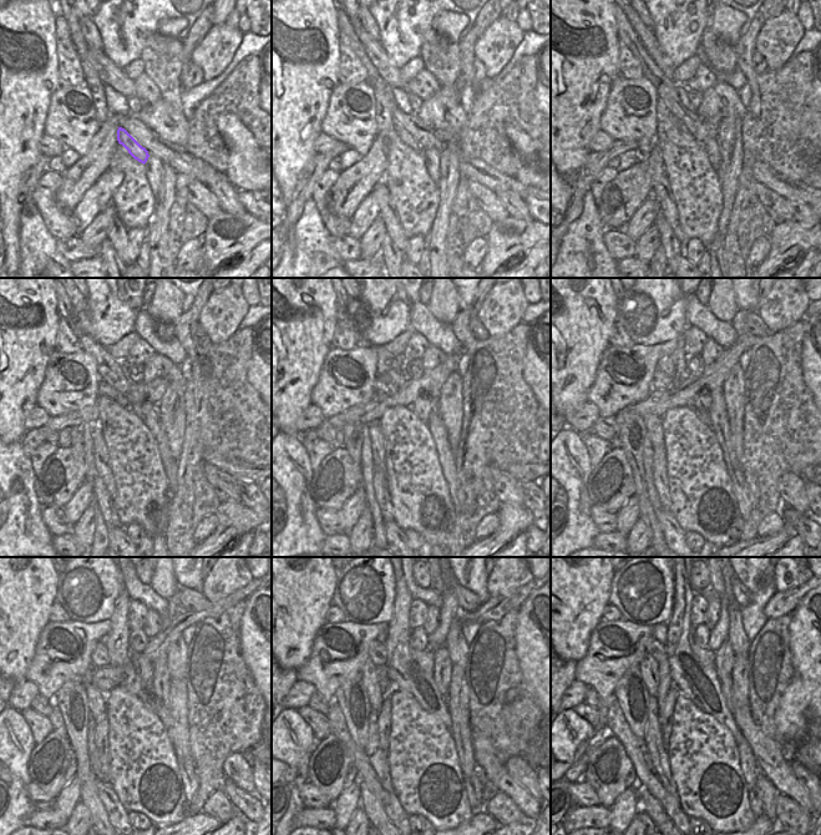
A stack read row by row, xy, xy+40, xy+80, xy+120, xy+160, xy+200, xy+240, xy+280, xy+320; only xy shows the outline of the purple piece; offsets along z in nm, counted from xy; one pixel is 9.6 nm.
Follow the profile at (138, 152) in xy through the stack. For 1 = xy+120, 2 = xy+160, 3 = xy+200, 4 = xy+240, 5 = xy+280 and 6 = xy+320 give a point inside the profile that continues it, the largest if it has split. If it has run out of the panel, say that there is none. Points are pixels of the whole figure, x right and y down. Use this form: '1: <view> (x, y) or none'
1: xy+120 (105, 389)
2: xy+160 (381, 384)
3: xy+200 (660, 380)
4: xy+240 (100, 658)
5: xy+280 (378, 652)
6: xy+320 (657, 649)

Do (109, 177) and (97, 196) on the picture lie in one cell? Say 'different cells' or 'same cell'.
same cell

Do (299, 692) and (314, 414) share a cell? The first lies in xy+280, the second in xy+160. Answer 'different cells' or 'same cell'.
same cell

